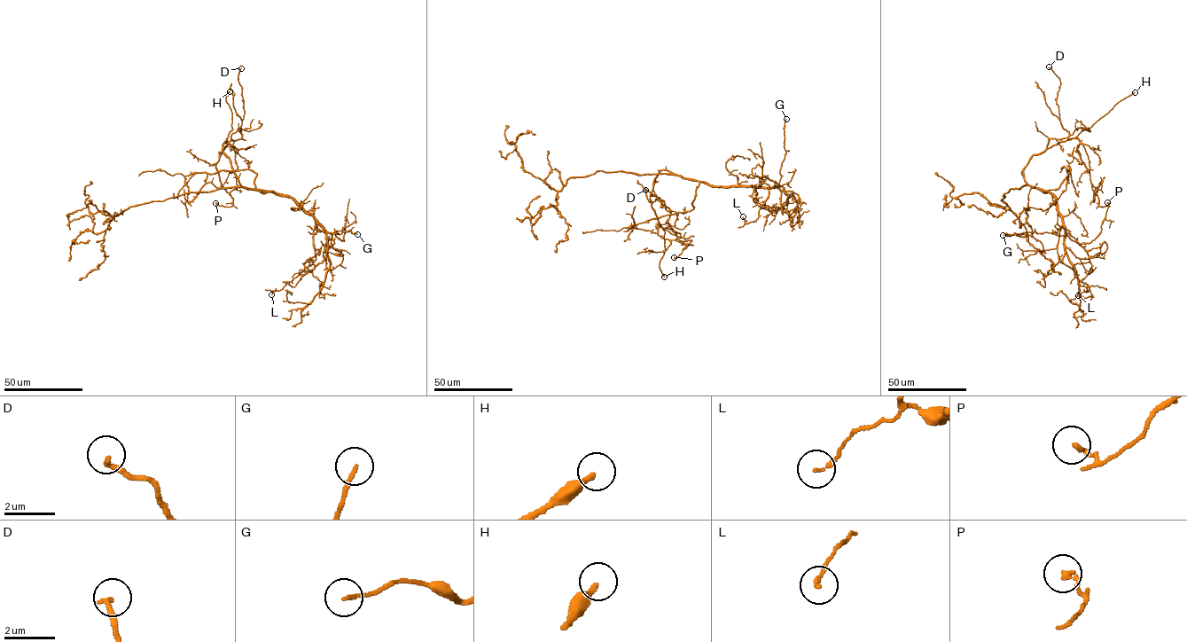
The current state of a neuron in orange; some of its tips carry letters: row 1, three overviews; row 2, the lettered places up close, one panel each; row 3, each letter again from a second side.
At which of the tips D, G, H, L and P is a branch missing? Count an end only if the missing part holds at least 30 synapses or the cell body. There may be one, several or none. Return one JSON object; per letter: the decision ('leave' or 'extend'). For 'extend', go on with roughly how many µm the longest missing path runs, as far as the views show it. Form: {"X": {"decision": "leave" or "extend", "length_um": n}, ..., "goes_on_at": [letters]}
{"D": {"decision": "leave"}, "G": {"decision": "leave"}, "H": {"decision": "extend", "length_um": 20}, "L": {"decision": "leave"}, "P": {"decision": "leave"}, "goes_on_at": ["H"]}

